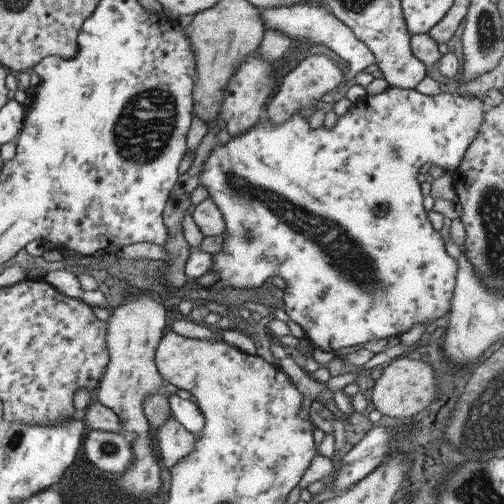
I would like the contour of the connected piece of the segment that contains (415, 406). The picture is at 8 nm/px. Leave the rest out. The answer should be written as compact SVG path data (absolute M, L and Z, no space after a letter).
M403 354L381 367L381 376L371 388L370 401L381 415L403 419L427 407L439 392L432 367L421 360L409 360Z

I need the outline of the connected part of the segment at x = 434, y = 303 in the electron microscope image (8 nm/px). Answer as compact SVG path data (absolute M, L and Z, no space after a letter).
M388 87L379 94L359 98L344 115L337 118L331 129L321 126L317 130L311 130L307 122L309 116L305 111L297 110L287 122L279 126L269 124L269 120L261 117L243 134L235 138L229 136L225 145L218 143L207 156L199 177L199 185L205 186L207 198L211 198L211 202L215 204L215 208L218 208L225 222L225 230L221 232L221 250L211 254L211 266L207 272L216 272L220 283L229 288L258 288L268 278L271 280L273 277L280 277L285 282L283 309L285 314L289 316L290 321L301 327L309 344L327 356L341 348L362 345L369 340L387 340L392 343L417 324L424 327L433 324L434 320L449 314L457 264L445 252L445 244L440 233L435 231L427 220L420 184L416 177L424 163L447 165L448 171L453 174L459 162L463 160L471 140L477 136L477 130L481 128L485 113L480 96L462 98L457 94L443 94L443 92L430 96L420 94L414 89Z

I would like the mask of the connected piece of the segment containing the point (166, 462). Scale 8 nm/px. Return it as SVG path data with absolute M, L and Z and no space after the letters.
M172 416L153 432L153 436L157 439L157 446L159 446L156 453L161 458L161 464L167 468L175 466L196 449L195 436Z

